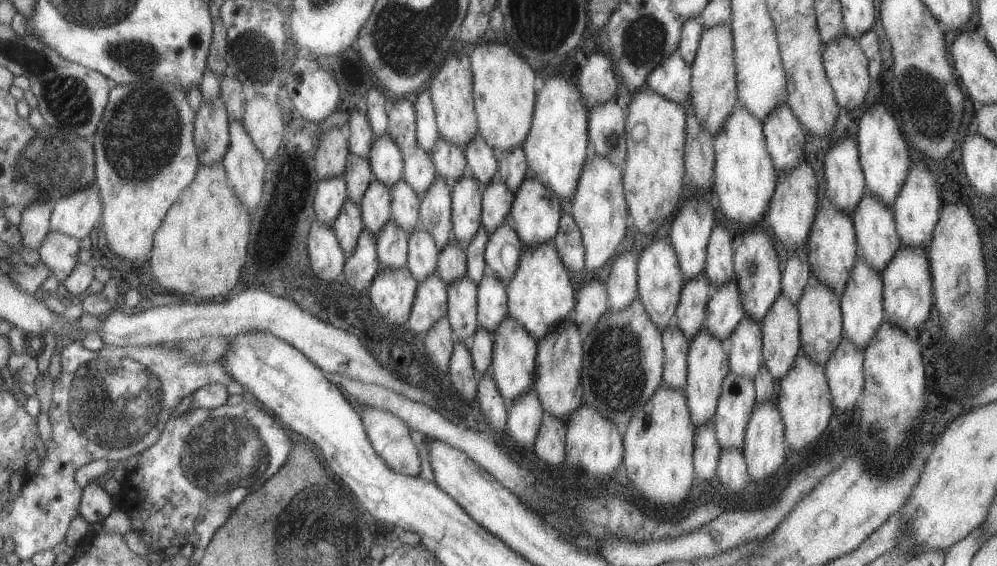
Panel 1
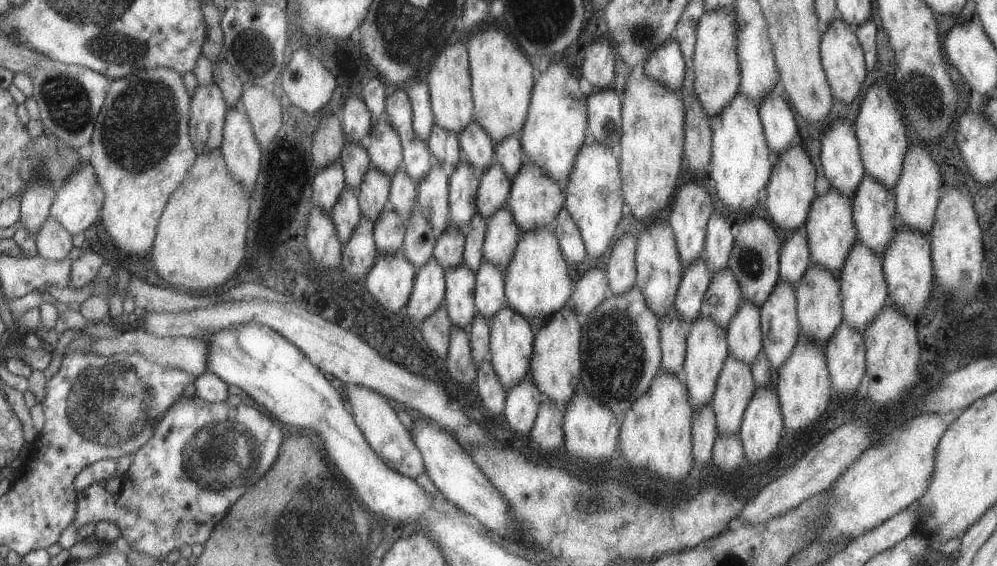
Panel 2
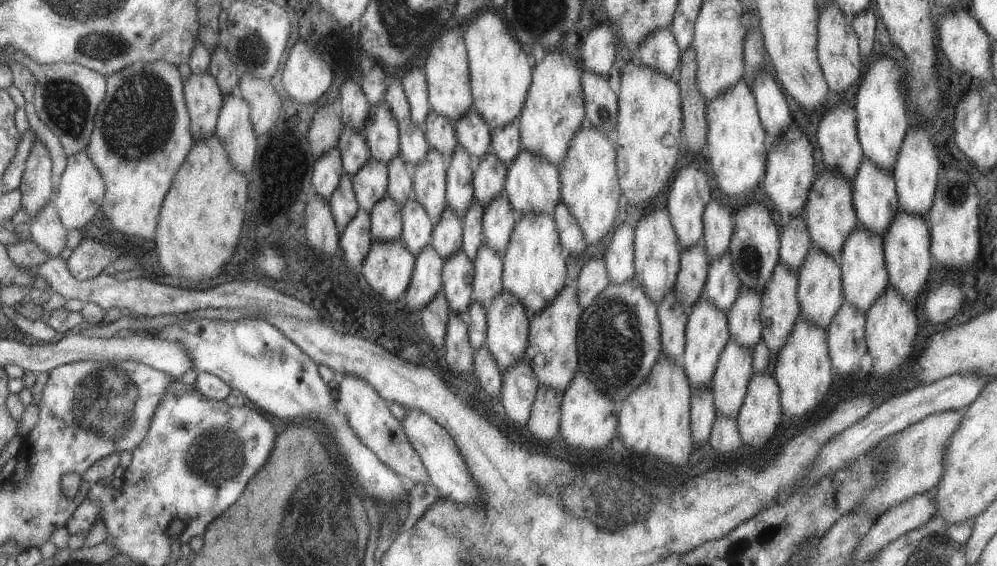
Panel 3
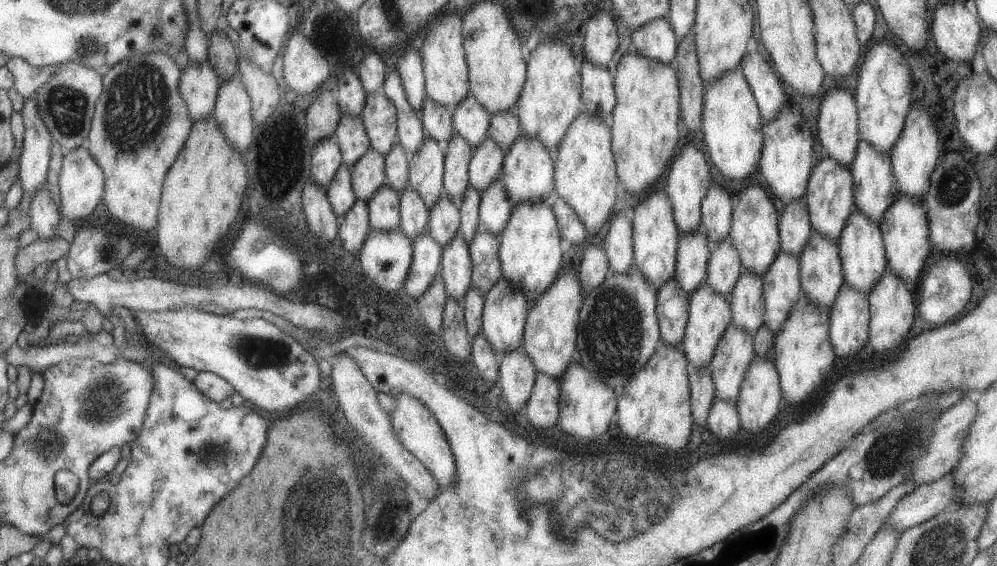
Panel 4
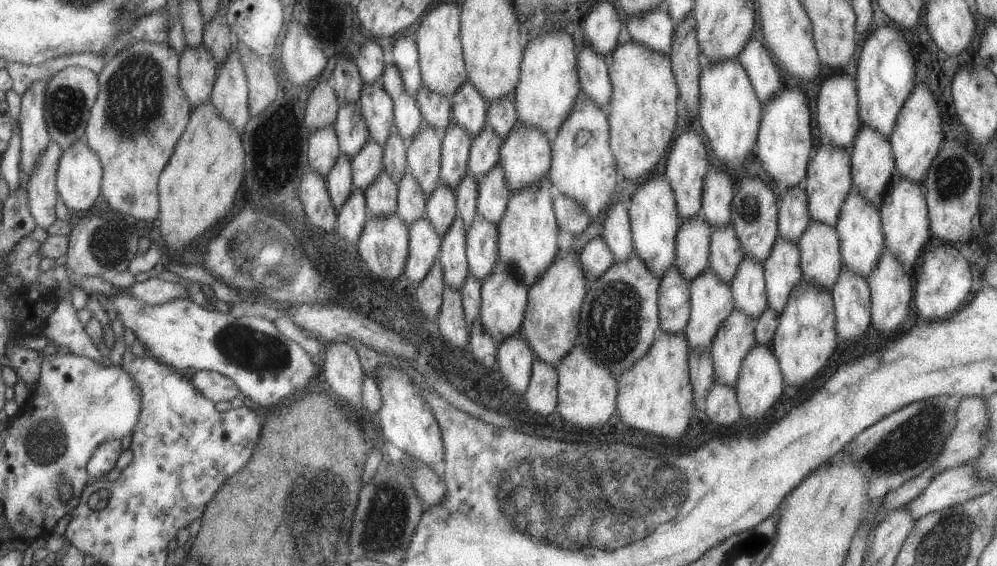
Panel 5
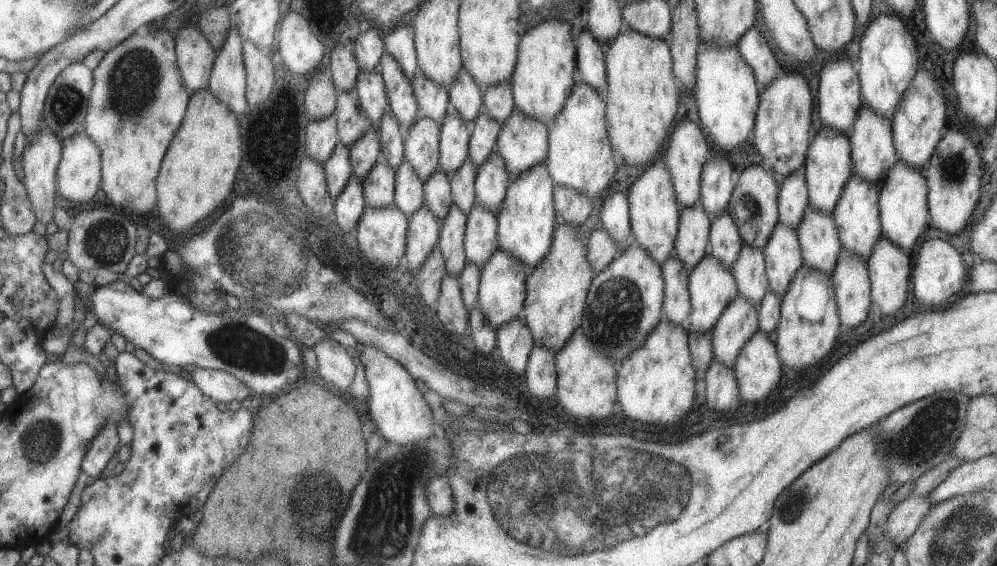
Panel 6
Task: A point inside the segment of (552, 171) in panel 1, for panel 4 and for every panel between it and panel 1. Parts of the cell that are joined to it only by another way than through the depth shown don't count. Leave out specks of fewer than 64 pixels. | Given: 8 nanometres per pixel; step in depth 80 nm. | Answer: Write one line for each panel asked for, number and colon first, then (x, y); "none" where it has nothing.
2: (555, 122)
3: (553, 109)
4: (549, 100)

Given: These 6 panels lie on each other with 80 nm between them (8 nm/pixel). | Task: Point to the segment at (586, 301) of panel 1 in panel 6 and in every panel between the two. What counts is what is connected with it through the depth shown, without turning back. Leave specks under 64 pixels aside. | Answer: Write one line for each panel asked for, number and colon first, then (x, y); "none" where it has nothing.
2: (592, 287)
3: (593, 277)
4: (593, 268)
5: (595, 257)
6: (601, 248)

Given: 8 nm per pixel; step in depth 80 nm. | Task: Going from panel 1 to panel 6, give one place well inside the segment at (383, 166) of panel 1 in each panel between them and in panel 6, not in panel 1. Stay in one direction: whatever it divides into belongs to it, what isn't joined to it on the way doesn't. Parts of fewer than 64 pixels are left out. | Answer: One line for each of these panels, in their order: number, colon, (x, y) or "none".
2: (382, 144)
3: (380, 130)
4: (378, 114)
5: (375, 104)
6: (369, 86)

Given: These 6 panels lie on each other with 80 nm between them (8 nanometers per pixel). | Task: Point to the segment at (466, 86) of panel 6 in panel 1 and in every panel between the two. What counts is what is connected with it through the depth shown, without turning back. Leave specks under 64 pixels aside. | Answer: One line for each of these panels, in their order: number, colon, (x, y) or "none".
1: (481, 162)
2: (476, 147)
3: (471, 132)
4: (469, 119)
5: (468, 109)

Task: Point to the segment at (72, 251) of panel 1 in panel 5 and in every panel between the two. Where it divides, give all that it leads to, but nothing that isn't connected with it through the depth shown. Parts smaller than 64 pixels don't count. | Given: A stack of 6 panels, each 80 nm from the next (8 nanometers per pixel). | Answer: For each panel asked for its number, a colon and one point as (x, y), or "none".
2: (52, 241)
3: (45, 228)
4: (43, 214)
5: (41, 190)

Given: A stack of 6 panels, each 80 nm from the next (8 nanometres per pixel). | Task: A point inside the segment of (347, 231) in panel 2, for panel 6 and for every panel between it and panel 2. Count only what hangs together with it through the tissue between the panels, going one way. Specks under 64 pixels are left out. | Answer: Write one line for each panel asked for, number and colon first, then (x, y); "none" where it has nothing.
3: (343, 205)
4: (339, 190)
5: (338, 180)
6: (337, 169)

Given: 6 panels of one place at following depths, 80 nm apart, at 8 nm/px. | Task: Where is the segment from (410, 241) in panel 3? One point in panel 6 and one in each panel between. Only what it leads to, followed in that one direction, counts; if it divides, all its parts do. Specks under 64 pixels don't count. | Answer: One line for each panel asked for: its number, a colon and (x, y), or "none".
4: (413, 213)
5: (410, 199)
6: (408, 195)

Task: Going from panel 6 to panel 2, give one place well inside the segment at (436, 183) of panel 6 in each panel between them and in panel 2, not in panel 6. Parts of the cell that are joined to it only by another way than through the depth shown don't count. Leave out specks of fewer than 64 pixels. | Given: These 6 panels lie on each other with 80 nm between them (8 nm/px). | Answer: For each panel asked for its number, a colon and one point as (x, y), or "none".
2: (448, 247)
3: (446, 238)
4: (443, 222)
5: (440, 204)

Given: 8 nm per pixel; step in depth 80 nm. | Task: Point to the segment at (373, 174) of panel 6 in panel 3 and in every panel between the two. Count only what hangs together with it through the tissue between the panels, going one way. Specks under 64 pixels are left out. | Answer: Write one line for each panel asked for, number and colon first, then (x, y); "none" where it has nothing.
3: (385, 218)
4: (383, 207)
5: (380, 196)

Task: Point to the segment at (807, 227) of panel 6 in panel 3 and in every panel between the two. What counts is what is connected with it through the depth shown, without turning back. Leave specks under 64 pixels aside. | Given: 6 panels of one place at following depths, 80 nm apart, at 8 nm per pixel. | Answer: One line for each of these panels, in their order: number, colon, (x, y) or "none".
3: (819, 293)
4: (820, 270)
5: (820, 260)

